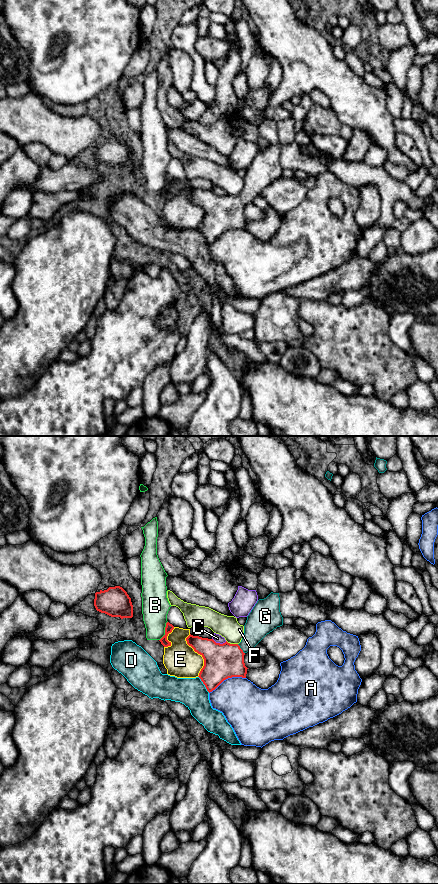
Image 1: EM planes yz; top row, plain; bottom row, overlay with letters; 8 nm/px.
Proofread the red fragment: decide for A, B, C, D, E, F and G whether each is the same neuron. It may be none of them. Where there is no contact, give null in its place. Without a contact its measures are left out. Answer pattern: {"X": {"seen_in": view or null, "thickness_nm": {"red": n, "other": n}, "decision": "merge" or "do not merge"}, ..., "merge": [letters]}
{"A": {"seen_in": "yz", "thickness_nm": {"red": 280, "other": 360}, "decision": "do not merge"}, "B": {"seen_in": "yz", "thickness_nm": {"red": 70, "other": 220}, "decision": "do not merge"}, "C": {"seen_in": "yz", "thickness_nm": {"red": 280, "other": 70}, "decision": "do not merge"}, "D": {"seen_in": "yz", "thickness_nm": {"red": 280, "other": 240}, "decision": "do not merge"}, "E": {"seen_in": "yz", "thickness_nm": {"red": 280, "other": 260}, "decision": "do not merge"}, "F": {"seen_in": "yz", "thickness_nm": {"red": 280, "other": 180}, "decision": "do not merge"}, "G": {"seen_in": "yz", "thickness_nm": {"red": 280, "other": 200}, "decision": "merge"}, "merge": ["G"]}

